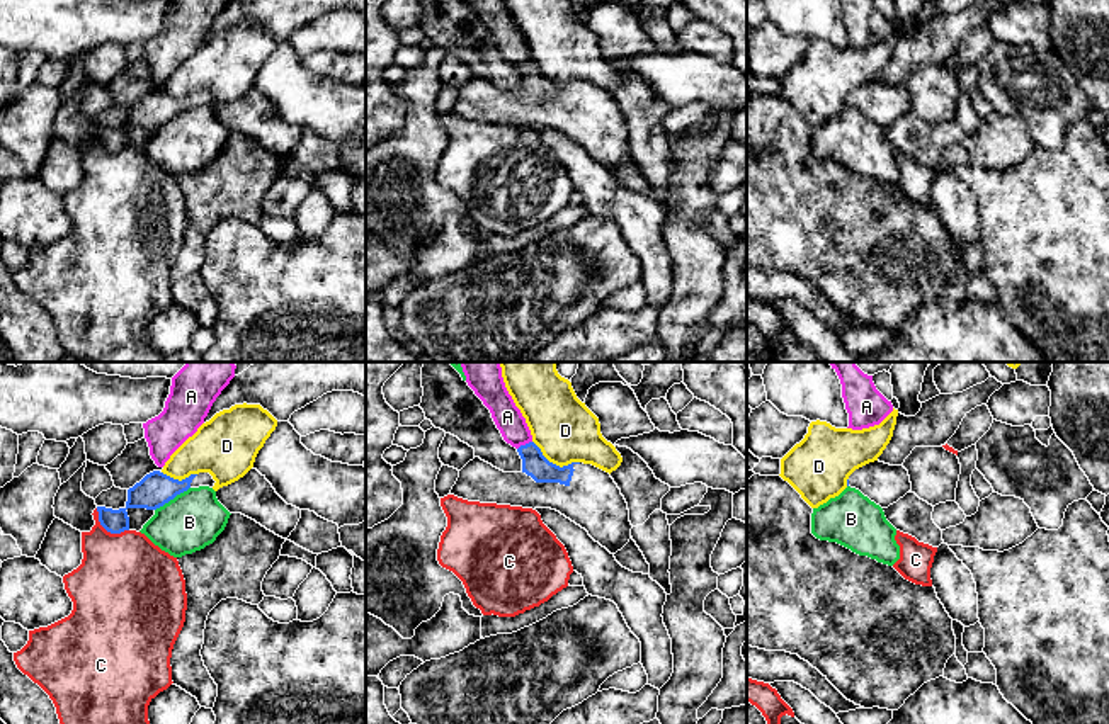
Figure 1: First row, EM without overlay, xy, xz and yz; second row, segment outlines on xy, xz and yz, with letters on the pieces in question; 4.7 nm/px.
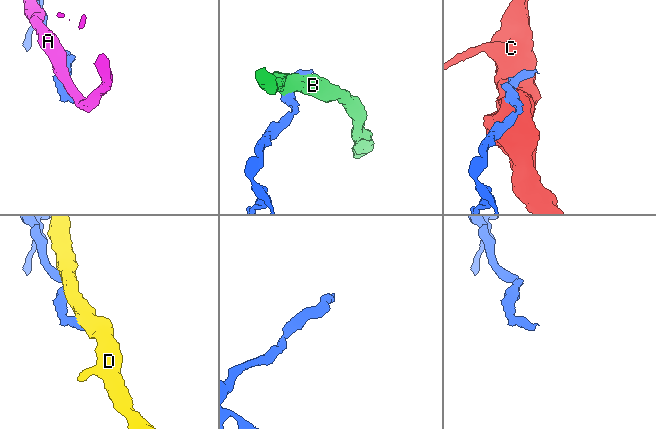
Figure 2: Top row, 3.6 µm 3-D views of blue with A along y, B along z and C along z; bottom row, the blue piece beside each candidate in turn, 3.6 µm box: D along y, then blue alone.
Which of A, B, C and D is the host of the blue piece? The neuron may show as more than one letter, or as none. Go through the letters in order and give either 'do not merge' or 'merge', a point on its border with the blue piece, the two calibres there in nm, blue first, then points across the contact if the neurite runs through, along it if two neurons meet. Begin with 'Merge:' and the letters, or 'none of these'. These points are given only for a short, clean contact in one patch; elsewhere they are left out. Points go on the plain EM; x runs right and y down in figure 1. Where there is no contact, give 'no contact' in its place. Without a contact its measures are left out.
Merge: none of these
A: do not merge | xz (526, 63) | 120/140 nm
B: do not merge | xy (172, 118) | 160/280 nm
C: do not merge | xy (108, 150) | 130/440 nm
D: do not merge | xz (555, 84) | 120/300 nm | along xz (533, 60), (550, 80), (560, 85), (579, 82)

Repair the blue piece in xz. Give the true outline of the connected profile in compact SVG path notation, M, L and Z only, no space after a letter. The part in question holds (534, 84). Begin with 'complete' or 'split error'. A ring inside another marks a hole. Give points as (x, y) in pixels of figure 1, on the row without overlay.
split error | M534 61L517 71L520 92L503 92L475 76L459 90L451 114L468 121L556 129L611 173L629 161L628 122L609 92L583 82L560 87Z

